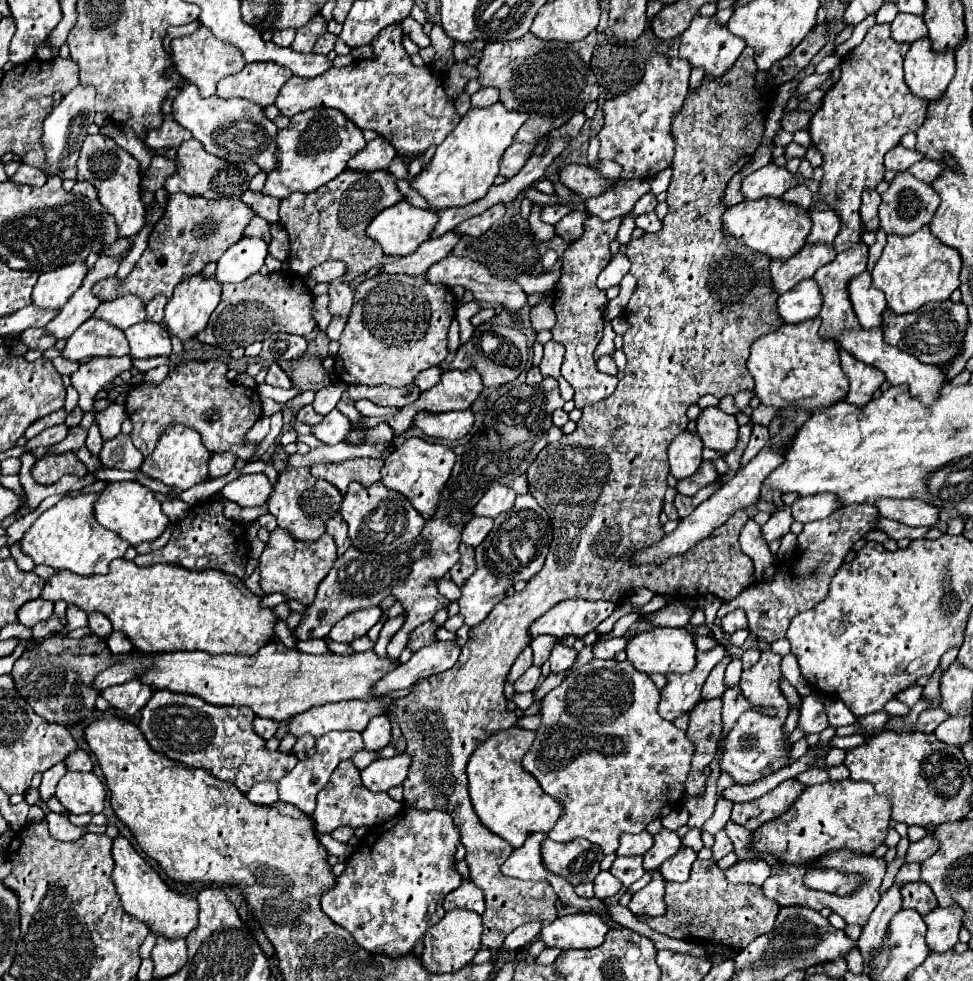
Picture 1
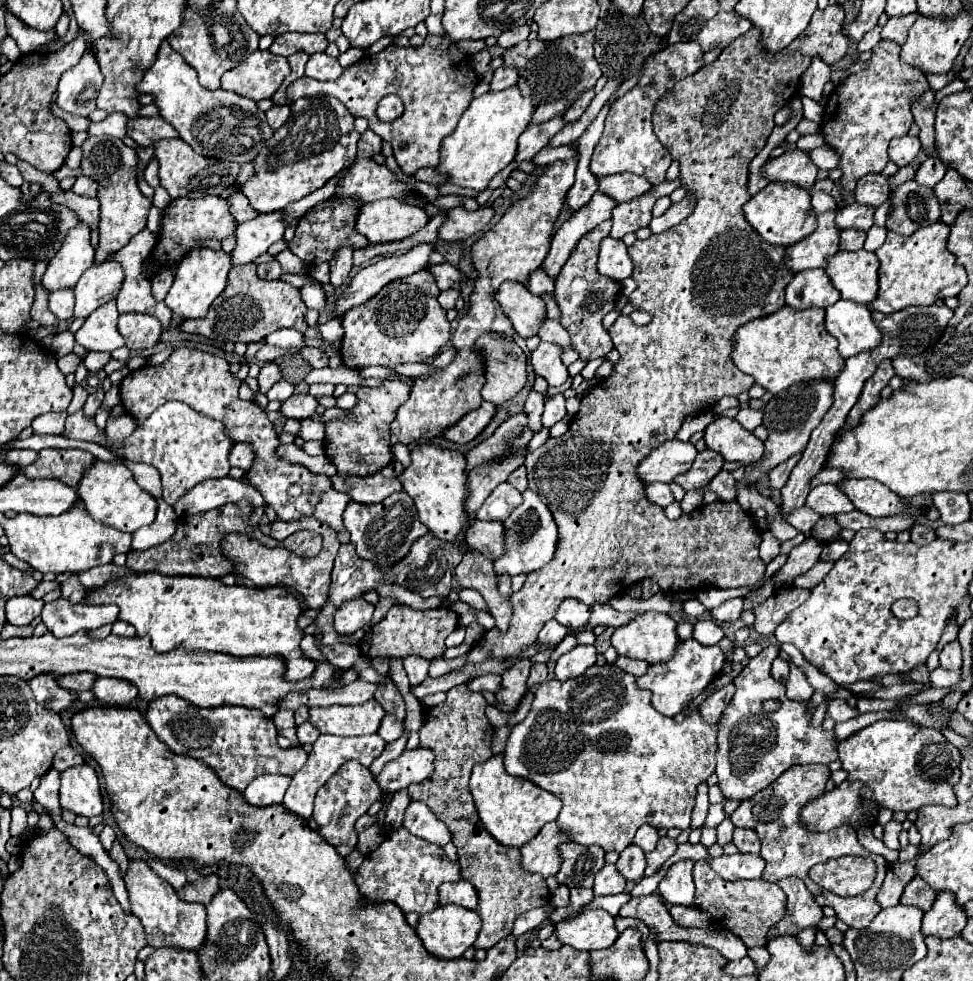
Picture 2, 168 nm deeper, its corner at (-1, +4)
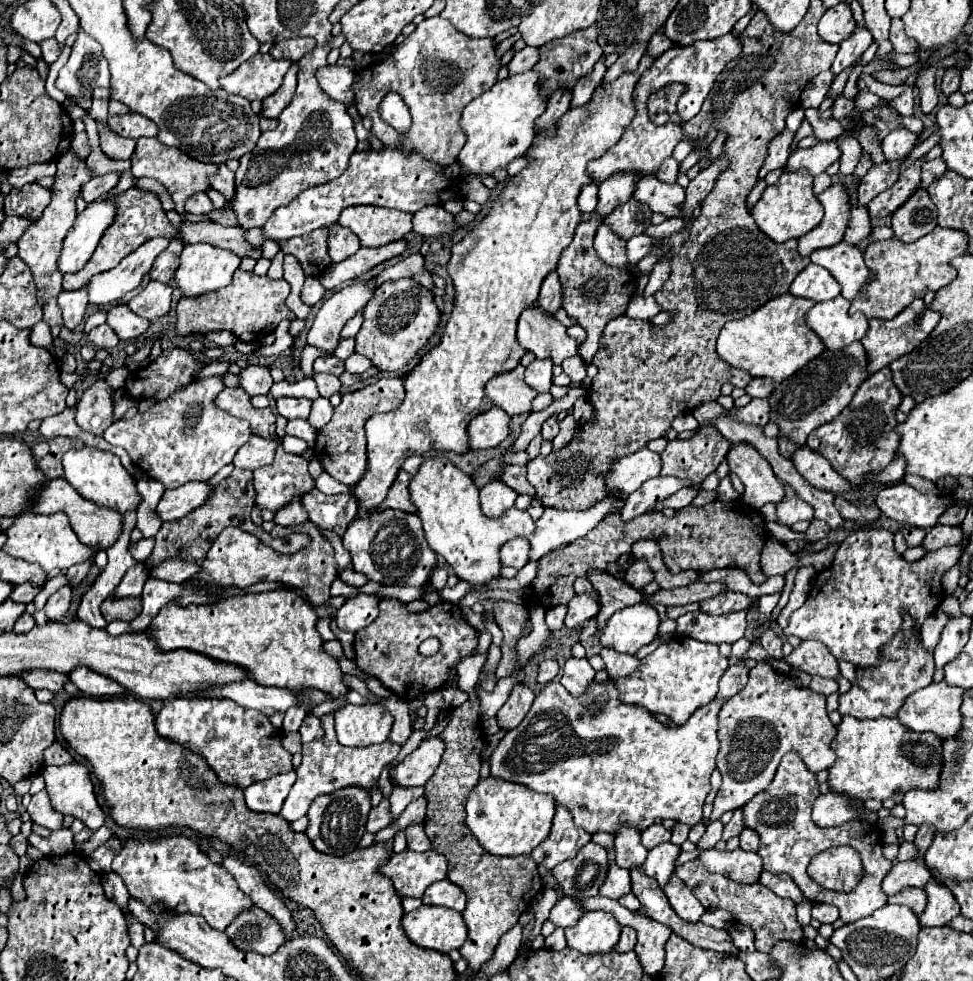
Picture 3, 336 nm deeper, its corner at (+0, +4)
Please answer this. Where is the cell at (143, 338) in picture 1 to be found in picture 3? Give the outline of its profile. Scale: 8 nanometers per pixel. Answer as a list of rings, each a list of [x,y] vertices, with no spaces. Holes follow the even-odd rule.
[[[118,304],[112,306],[108,310],[108,320],[106,324],[120,336],[120,340],[128,342],[134,340],[138,336],[142,336],[148,330],[148,320],[136,316],[134,312],[130,312],[130,308],[126,304]]]

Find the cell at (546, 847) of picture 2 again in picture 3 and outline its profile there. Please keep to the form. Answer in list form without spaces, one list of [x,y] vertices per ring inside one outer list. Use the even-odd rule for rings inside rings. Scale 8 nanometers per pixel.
[[[556,806],[550,838],[546,838],[538,848],[534,848],[532,858],[536,864],[544,864],[550,870],[560,862],[574,858],[580,852],[580,848],[588,842],[590,834],[574,824],[570,810]]]

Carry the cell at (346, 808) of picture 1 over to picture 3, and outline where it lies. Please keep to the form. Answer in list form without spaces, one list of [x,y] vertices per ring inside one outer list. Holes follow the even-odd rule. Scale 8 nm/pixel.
[[[342,788],[328,796],[318,796],[308,812],[308,828],[304,834],[310,838],[312,846],[322,854],[332,856],[344,856],[358,848],[358,842],[362,840],[362,834],[366,830],[366,818],[370,812],[370,794],[362,788]]]

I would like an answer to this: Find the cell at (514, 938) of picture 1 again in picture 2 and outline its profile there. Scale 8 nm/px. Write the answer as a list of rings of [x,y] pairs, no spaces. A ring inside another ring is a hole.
[[[621,892],[621,894],[615,894],[615,896],[603,896],[603,898],[595,898],[593,902],[589,902],[587,906],[583,906],[583,910],[597,910],[597,908],[603,908],[607,910],[611,916],[617,916],[621,906],[625,902],[629,902],[631,896],[627,892]]]

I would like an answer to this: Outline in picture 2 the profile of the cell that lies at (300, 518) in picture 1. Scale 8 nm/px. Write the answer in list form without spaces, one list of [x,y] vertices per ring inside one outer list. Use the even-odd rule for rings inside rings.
[[[177,348],[163,364],[143,366],[135,372],[129,372],[129,376],[121,382],[121,402],[125,412],[131,414],[137,424],[147,420],[147,416],[169,400],[187,402],[189,408],[201,412],[203,416],[223,422],[233,442],[247,442],[255,448],[255,460],[247,472],[247,480],[261,490],[265,502],[275,508],[279,520],[301,520],[305,516],[313,516],[319,496],[333,488],[331,480],[323,474],[313,474],[299,464],[289,464],[277,458],[275,450],[279,446],[279,438],[273,424],[253,400],[241,400],[237,396],[239,386],[241,380],[231,374],[225,358],[195,348]],[[295,484],[301,486],[299,498],[289,496],[289,488]]]

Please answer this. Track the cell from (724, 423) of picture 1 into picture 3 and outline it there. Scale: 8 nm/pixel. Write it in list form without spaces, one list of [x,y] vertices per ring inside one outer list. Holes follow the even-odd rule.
[[[736,444],[728,452],[730,470],[742,480],[742,500],[752,508],[764,504],[780,504],[784,500],[784,484],[774,476],[768,460],[748,444]]]

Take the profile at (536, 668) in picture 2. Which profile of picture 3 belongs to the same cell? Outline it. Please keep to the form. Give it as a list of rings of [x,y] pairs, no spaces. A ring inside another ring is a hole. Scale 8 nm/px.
[[[544,660],[540,664],[540,670],[538,670],[538,682],[548,684],[556,678],[556,674],[558,674],[558,662],[556,660]]]

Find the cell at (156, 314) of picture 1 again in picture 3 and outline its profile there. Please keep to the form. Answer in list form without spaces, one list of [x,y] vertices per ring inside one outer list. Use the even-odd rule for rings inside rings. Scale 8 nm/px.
[[[170,240],[170,246],[156,258],[156,262],[150,270],[150,278],[168,284],[178,268],[178,258],[180,258],[182,248],[184,248],[184,244],[180,240]]]

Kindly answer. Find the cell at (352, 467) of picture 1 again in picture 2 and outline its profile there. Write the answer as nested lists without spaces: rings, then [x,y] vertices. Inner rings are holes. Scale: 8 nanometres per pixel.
[[[389,462],[383,472],[375,472],[375,476],[339,476],[333,474],[331,482],[337,492],[349,494],[355,502],[375,504],[387,498],[393,492],[401,490],[401,482],[397,474],[403,470],[399,462]]]

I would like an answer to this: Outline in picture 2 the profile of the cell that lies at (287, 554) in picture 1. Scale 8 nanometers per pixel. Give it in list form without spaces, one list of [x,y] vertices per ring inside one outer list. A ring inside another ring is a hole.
[[[305,518],[305,520],[291,520],[291,522],[281,522],[275,520],[271,524],[271,536],[277,540],[287,538],[289,534],[307,528],[313,530],[317,534],[321,534],[323,538],[323,550],[315,556],[315,558],[301,558],[285,548],[265,548],[255,540],[249,540],[247,534],[231,533],[225,536],[225,540],[221,542],[223,552],[227,552],[227,556],[231,556],[231,560],[237,564],[235,572],[243,578],[249,578],[257,588],[269,588],[269,586],[285,586],[289,590],[295,590],[301,598],[303,604],[307,608],[319,610],[323,608],[323,604],[327,602],[327,594],[329,594],[329,582],[331,582],[331,568],[333,568],[333,560],[337,556],[339,550],[339,540],[337,534],[323,522],[319,522],[317,518]]]

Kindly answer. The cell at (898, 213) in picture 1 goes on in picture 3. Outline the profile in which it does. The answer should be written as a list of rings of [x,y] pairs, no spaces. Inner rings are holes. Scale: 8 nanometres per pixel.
[[[918,190],[898,212],[892,214],[892,228],[900,242],[914,242],[938,226],[936,208],[926,190]]]

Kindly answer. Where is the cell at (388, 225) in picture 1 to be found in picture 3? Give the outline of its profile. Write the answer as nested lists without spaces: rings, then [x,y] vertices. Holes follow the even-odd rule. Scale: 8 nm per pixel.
[[[378,206],[344,208],[338,222],[350,228],[360,238],[360,244],[368,248],[396,242],[412,230],[412,214]]]

